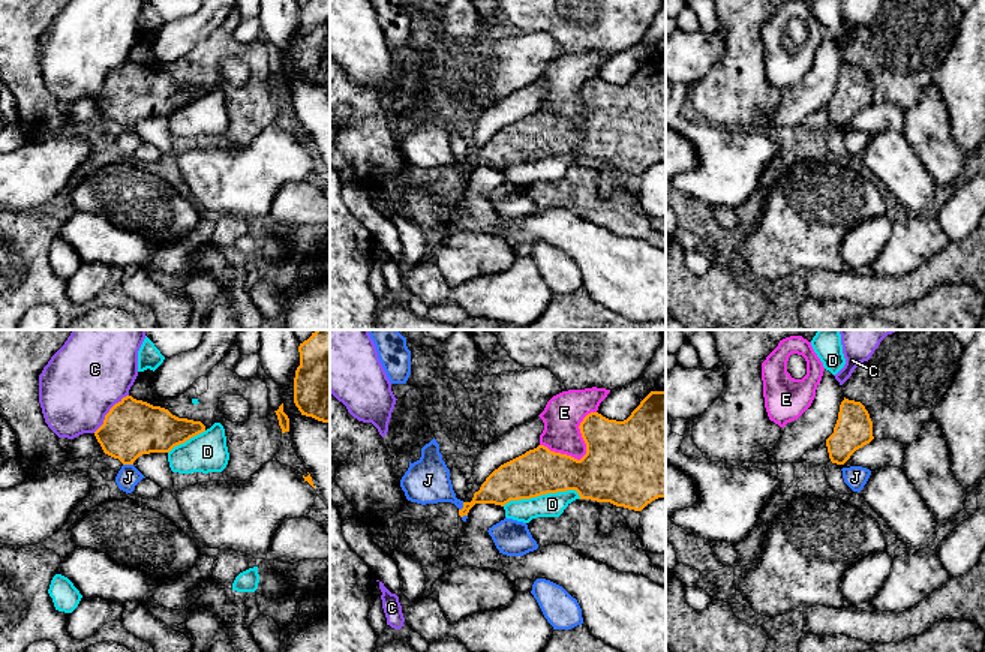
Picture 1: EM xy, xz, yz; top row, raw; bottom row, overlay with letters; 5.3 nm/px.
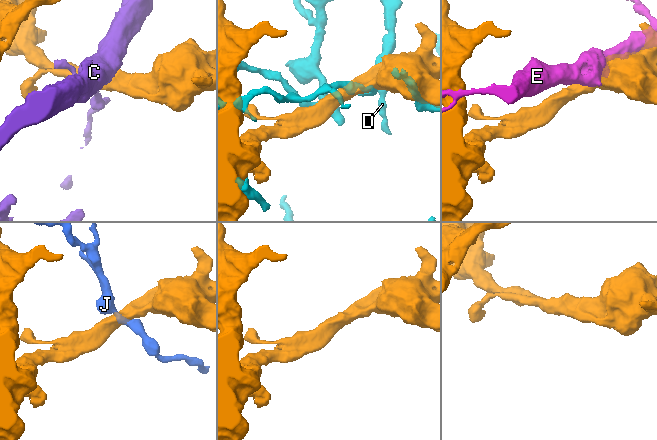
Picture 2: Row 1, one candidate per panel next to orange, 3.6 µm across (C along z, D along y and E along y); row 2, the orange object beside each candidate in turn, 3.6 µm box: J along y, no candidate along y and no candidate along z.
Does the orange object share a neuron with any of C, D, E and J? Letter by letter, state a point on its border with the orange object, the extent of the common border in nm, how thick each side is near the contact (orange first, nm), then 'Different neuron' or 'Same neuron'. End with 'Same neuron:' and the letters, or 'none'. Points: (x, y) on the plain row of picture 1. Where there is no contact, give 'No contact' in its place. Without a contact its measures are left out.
C: Touches orange at xy (108, 77). Shared border 280 nm. Thickness 300 nm (orange) against 420 nm. Different neuron
D: Touches orange at xz (541, 158). Shared border 420 nm. Thickness 260 nm (orange) against 130 nm. Different neuron
E: Touches orange at xz (586, 117). Shared border 360 nm. Thickness 460 nm (orange) against 200 nm. Different neuron
J: Touches orange at xy (128, 128). Shared border 60 nm. Thickness 300 nm (orange) against 120 nm. Different neuron
Same neuron: none

